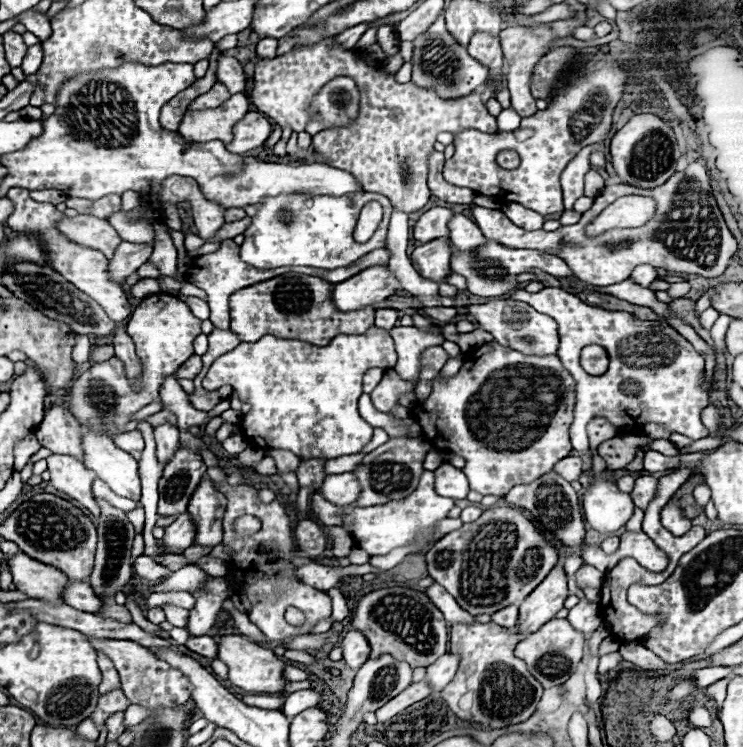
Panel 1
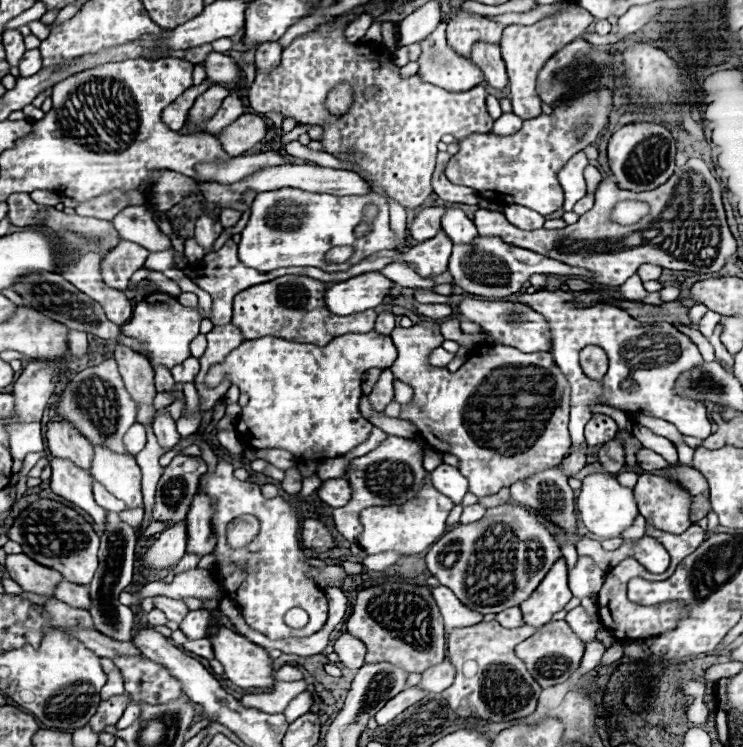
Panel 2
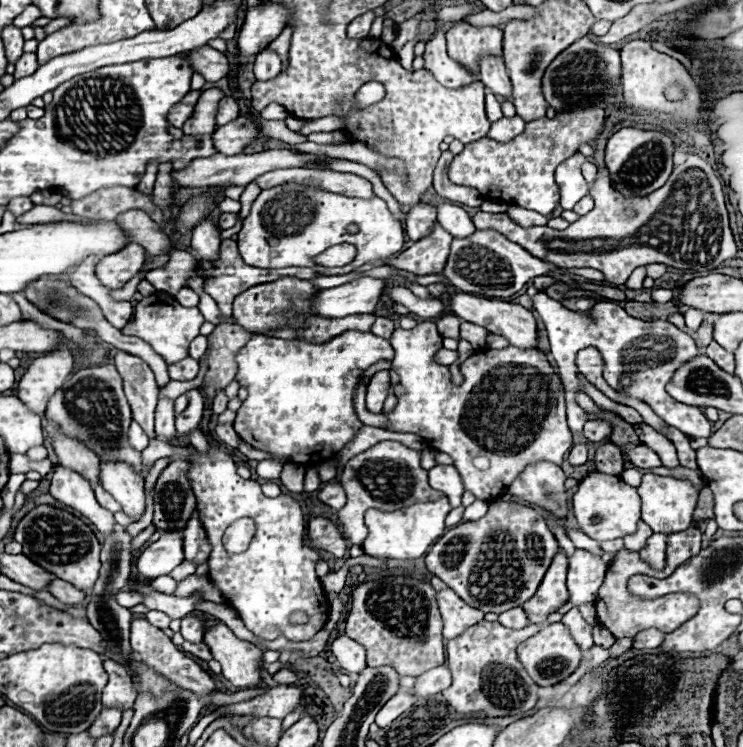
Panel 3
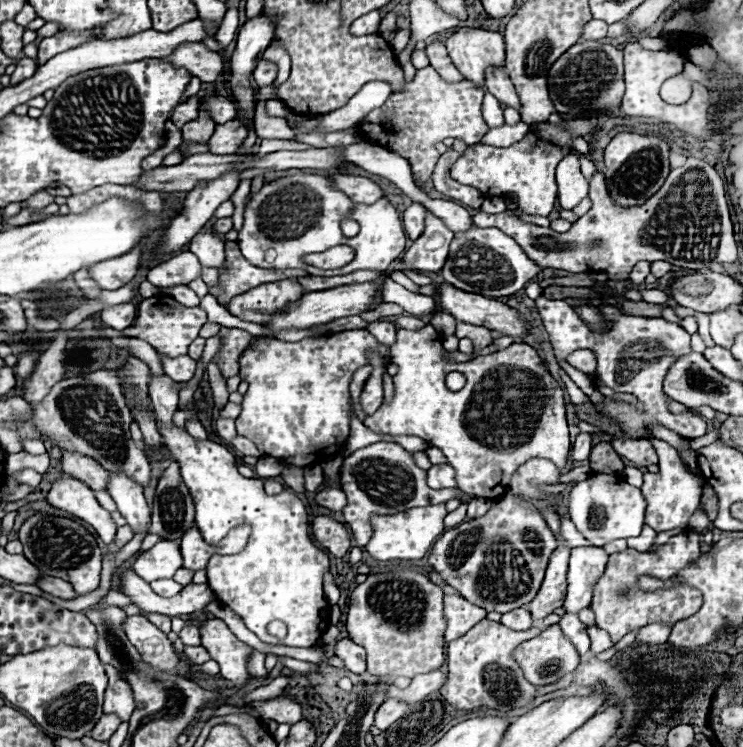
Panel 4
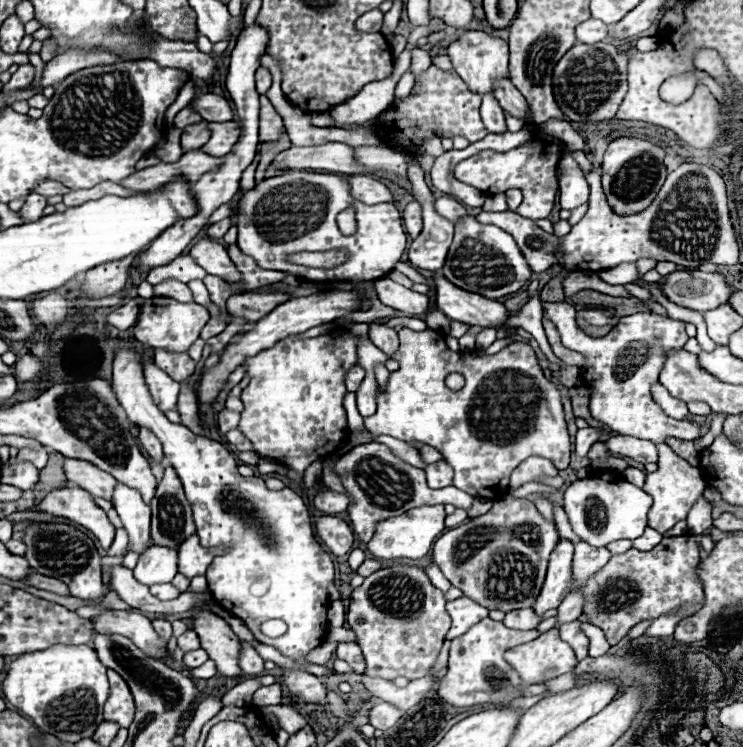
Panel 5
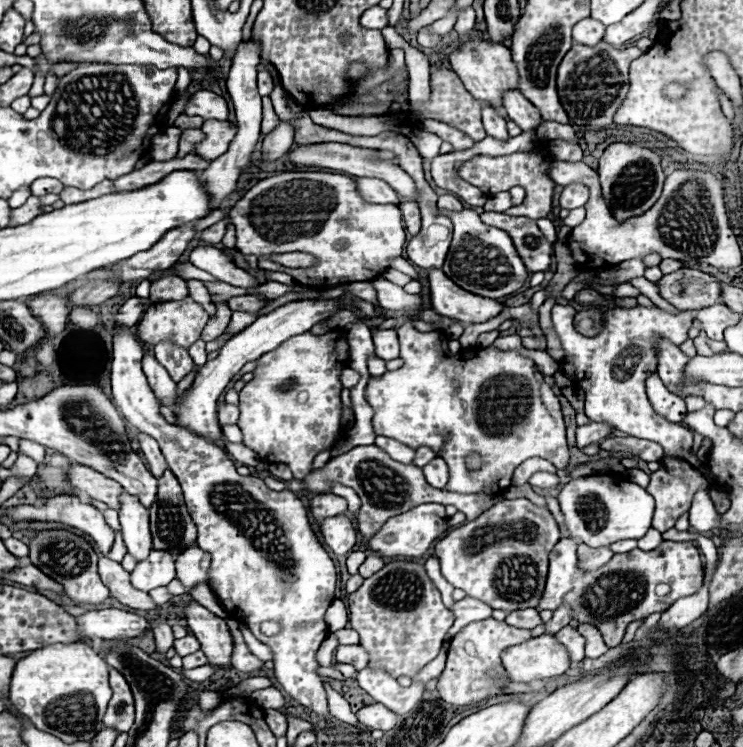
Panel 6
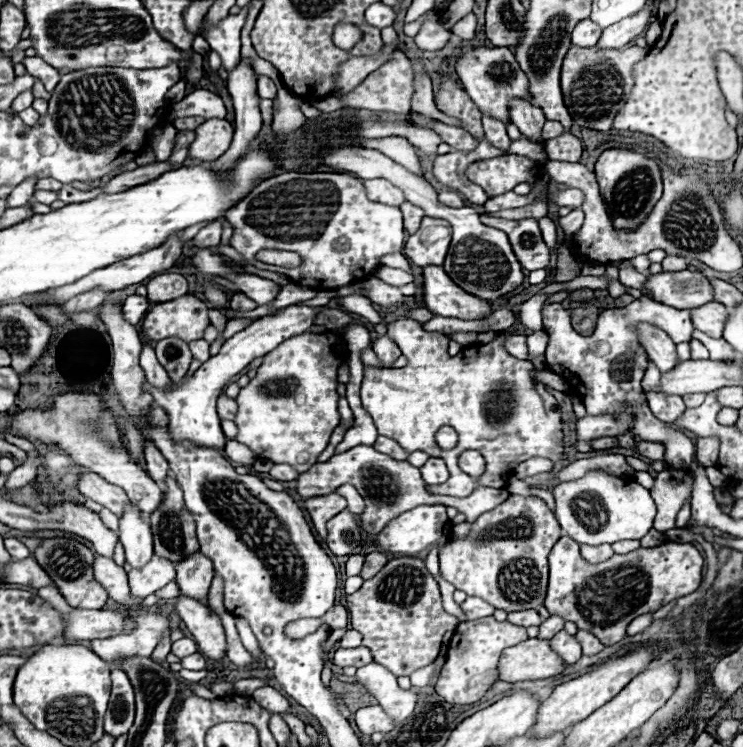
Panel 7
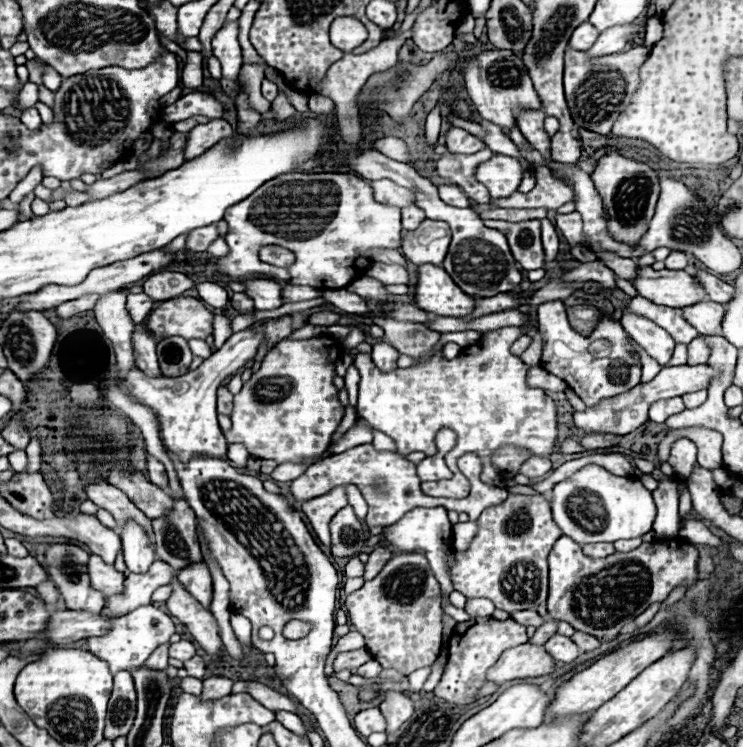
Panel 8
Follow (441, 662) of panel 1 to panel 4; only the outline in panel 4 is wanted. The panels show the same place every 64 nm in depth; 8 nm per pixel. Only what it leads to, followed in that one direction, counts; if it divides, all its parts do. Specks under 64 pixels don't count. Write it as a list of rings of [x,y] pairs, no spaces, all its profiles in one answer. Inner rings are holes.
[[[438,668],[438,670],[432,670],[432,672],[428,672],[428,674],[416,676],[416,678],[412,680],[412,684],[410,684],[408,688],[404,688],[404,690],[392,686],[388,696],[390,696],[390,698],[402,698],[402,700],[408,702],[408,704],[422,702],[422,698],[438,692],[438,690],[446,684],[446,680],[448,680],[446,672],[442,672],[442,670]]]

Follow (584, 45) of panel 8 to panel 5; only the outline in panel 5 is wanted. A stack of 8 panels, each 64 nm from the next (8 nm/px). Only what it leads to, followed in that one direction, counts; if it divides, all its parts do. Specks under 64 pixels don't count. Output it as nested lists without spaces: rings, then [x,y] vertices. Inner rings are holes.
[[[590,18],[586,22],[582,22],[576,28],[576,38],[578,42],[586,42],[586,44],[594,44],[594,42],[602,42],[608,36],[608,26],[604,22],[598,22],[596,18]]]

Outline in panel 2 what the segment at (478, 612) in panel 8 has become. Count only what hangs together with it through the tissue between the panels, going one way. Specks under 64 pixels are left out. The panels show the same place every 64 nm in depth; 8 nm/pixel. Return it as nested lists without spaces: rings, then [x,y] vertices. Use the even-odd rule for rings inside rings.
[[[436,586],[430,592],[444,616],[446,634],[450,634],[450,630],[456,626],[474,626],[482,622],[482,614],[474,614],[470,608],[462,606],[462,602],[458,602],[458,598],[446,590],[446,586]]]

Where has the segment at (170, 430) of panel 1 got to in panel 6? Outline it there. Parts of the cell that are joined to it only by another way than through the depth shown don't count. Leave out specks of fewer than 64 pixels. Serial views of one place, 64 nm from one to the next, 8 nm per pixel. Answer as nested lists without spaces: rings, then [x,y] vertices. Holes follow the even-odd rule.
[[[146,354],[142,358],[142,366],[144,366],[144,374],[148,378],[150,388],[154,390],[158,402],[162,406],[174,406],[174,398],[176,398],[176,382],[170,378],[170,374],[158,366],[156,358]]]

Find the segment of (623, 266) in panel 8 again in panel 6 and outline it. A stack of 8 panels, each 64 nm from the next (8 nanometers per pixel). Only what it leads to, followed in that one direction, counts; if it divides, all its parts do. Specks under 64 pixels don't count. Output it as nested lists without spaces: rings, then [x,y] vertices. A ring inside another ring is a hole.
[[[640,276],[640,278],[636,278],[636,280],[630,280],[630,284],[636,286],[644,296],[648,296],[658,308],[662,308],[662,310],[666,310],[666,312],[680,312],[680,310],[674,308],[670,302],[666,302],[666,300],[660,296],[658,286],[656,286],[654,282],[648,282],[644,276]]]

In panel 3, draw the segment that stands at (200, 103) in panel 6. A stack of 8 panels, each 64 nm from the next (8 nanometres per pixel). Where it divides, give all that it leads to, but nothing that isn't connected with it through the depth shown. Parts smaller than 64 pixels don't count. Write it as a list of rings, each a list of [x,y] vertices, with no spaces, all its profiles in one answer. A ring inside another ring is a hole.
[[[226,96],[222,98],[220,106],[218,106],[218,114],[216,114],[216,128],[218,126],[224,126],[232,120],[236,120],[240,116],[240,108],[238,108],[238,102],[232,98],[232,96]]]

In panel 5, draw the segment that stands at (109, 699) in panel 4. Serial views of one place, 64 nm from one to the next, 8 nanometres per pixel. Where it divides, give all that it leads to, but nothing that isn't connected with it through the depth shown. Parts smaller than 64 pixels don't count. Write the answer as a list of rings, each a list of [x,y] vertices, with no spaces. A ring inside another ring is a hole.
[[[108,670],[110,678],[110,696],[104,704],[104,720],[114,720],[122,728],[128,728],[134,718],[134,698],[130,688],[114,670]]]

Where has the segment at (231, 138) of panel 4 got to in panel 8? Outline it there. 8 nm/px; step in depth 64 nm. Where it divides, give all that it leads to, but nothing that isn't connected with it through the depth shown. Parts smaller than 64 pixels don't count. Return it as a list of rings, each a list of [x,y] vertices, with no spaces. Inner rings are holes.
[[[222,118],[210,120],[208,124],[202,124],[202,126],[196,126],[194,130],[190,130],[190,138],[188,138],[184,156],[186,156],[186,160],[194,160],[194,158],[202,156],[208,148],[220,144],[222,140],[230,140],[232,136],[234,136],[234,130],[226,120],[222,120]]]

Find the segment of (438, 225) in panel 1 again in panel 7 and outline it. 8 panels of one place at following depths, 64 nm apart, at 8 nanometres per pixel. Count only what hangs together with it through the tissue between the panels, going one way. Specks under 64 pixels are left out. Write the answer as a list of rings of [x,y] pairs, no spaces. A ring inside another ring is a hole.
[[[404,202],[400,206],[400,210],[404,214],[404,228],[406,228],[406,232],[414,234],[420,228],[420,220],[424,218],[424,210],[414,206],[414,204],[410,204],[410,202]]]

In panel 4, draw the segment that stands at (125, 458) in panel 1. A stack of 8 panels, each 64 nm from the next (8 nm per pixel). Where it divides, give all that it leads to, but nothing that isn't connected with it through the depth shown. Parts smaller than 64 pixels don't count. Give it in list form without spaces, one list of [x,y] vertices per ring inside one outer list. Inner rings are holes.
[[[108,472],[108,492],[134,532],[146,532],[150,524],[150,508],[142,494],[142,486],[122,472]]]

